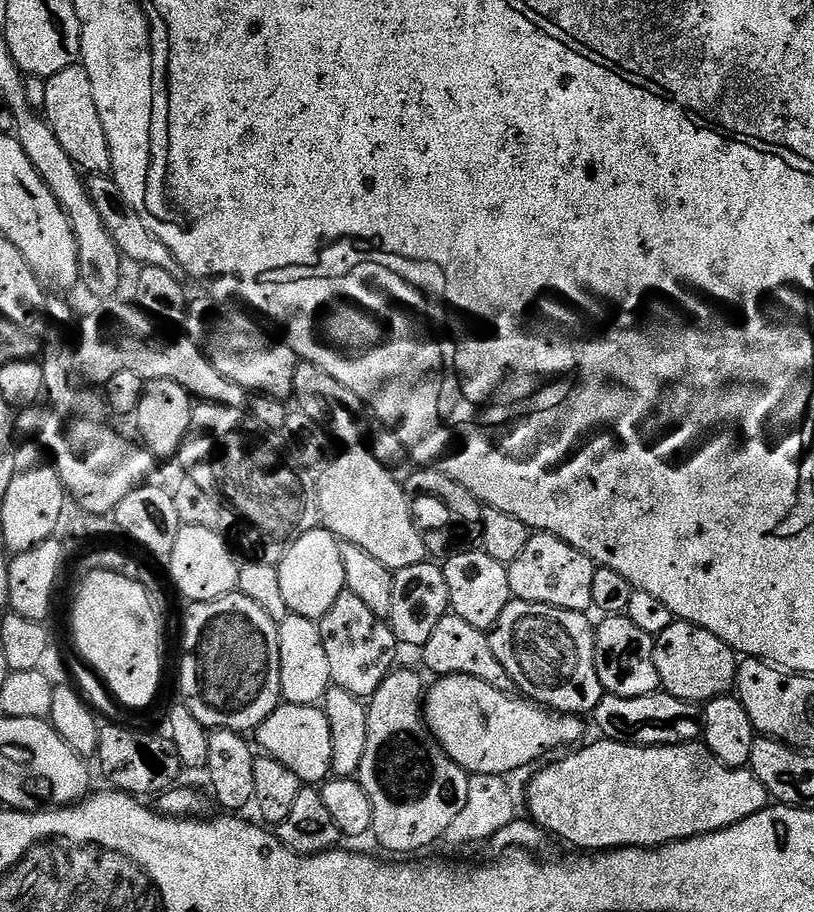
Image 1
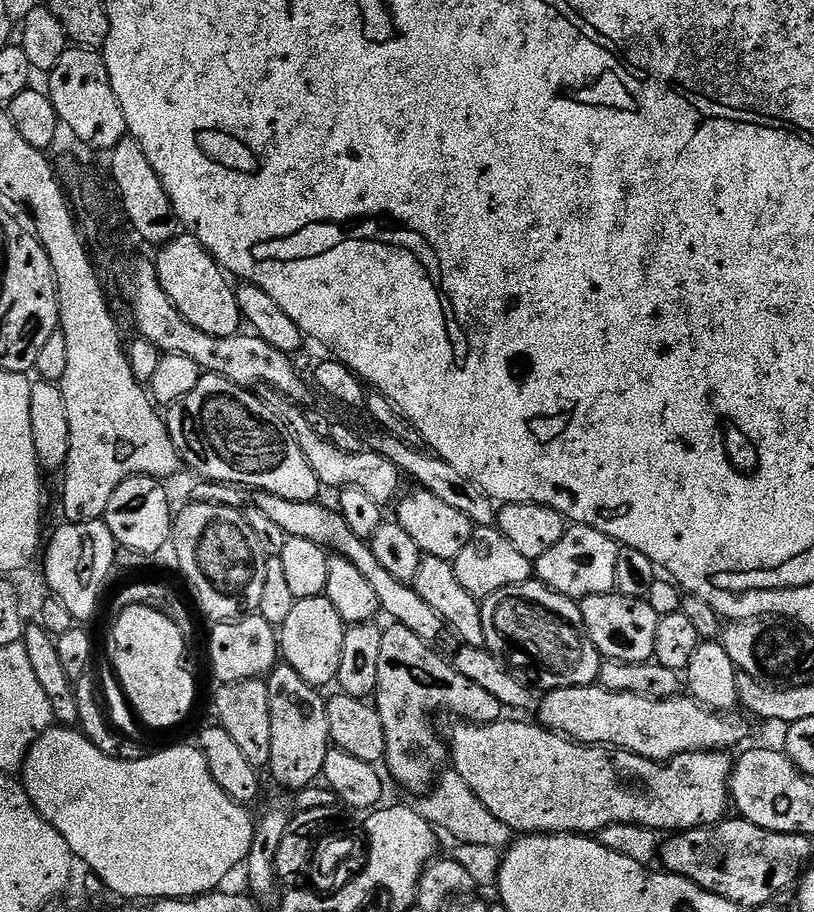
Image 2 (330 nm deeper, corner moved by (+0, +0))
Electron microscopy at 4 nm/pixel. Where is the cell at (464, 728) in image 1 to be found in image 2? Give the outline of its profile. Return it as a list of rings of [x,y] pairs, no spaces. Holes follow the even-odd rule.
[[[587,684],[573,688],[554,688],[543,693],[544,701],[540,704],[539,723],[549,732],[559,732],[578,744],[589,746],[607,746],[625,748],[632,756],[642,756],[646,760],[667,762],[687,752],[714,752],[732,750],[748,736],[748,724],[743,715],[721,714],[710,708],[704,708],[697,700],[687,695],[669,696],[652,700],[649,696],[639,696],[633,692],[611,692],[599,686]]]

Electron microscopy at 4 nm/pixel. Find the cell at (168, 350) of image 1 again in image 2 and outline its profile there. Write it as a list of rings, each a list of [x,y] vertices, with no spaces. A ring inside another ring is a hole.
[[[260,386],[258,395],[266,407],[271,408],[281,420],[287,423],[289,432],[298,442],[306,462],[310,462],[310,470],[314,470],[314,474],[319,478],[321,485],[328,487],[329,484],[333,490],[339,490],[353,484],[366,490],[366,494],[370,494],[370,498],[374,498],[374,502],[378,502],[381,506],[388,506],[392,499],[395,501],[401,495],[400,480],[402,480],[402,474],[398,470],[398,466],[394,466],[392,460],[387,460],[386,457],[371,450],[361,450],[359,452],[338,450],[332,444],[331,439],[324,437],[323,440],[320,437],[321,433],[312,425],[311,419],[307,415],[304,417],[296,409],[299,407],[289,403],[278,390],[274,390],[270,386]]]

